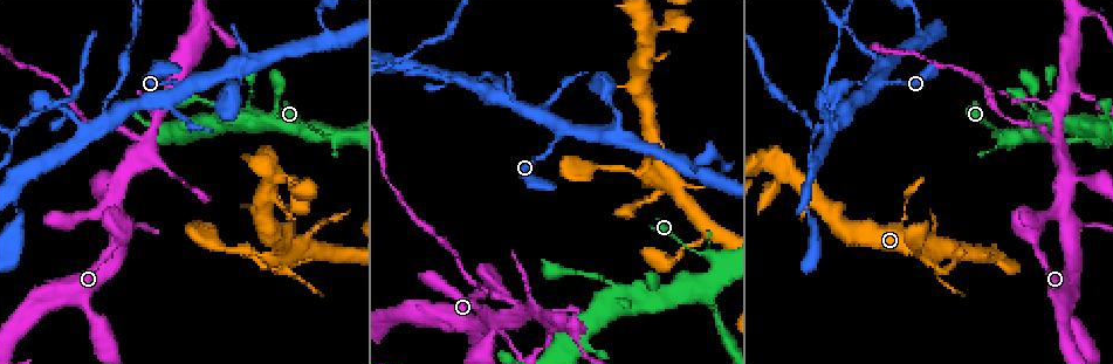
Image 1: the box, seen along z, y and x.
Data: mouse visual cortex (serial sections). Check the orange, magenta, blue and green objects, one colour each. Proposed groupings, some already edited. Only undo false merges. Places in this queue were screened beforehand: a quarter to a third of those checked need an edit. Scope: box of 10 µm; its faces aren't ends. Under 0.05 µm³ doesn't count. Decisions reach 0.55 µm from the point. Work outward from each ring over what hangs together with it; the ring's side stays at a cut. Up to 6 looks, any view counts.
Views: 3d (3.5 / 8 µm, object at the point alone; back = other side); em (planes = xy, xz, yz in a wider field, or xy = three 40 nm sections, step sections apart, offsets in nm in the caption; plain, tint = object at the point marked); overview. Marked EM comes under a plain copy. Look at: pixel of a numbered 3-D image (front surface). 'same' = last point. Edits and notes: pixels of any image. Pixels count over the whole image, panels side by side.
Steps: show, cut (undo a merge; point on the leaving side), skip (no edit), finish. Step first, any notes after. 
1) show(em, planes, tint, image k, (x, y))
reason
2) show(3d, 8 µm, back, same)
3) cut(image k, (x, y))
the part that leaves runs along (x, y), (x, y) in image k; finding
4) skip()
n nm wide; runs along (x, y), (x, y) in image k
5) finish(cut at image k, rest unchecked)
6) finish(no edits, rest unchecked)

show(3d, 3.5 µm, image 1, (483, 77))
calibre changes

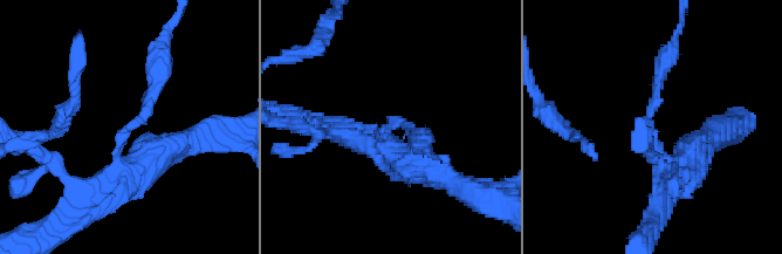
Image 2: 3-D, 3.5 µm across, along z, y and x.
show(em, xy, step 5, tint, image 2, (389, 130))

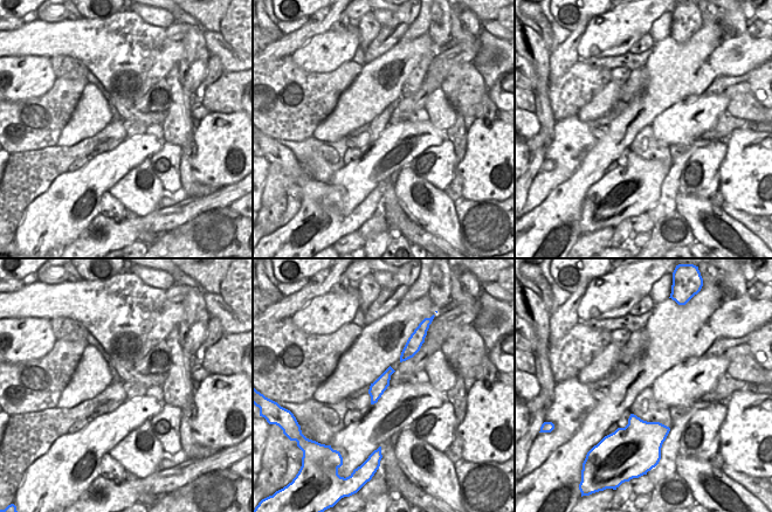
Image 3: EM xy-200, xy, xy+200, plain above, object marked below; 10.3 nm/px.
cut(image 2, (138, 119))
150 nm wide; the part that leaves runs along (117, 148), (157, 87), (160, 50) in image 2; two cells meet here

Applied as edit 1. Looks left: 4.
show(3d, 3.5 µm, image 1, (398, 66))
small branch off a trunk

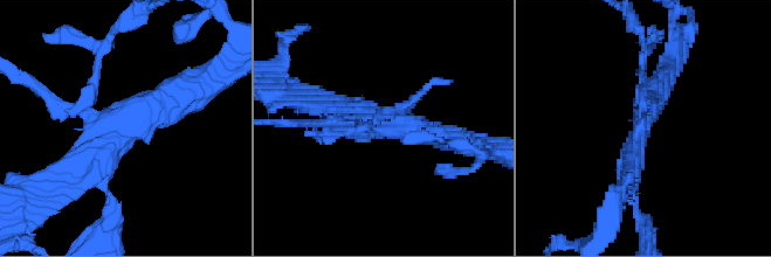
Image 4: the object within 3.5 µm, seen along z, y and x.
show(em, xy, step 5, tint, image 4, (642, 121))

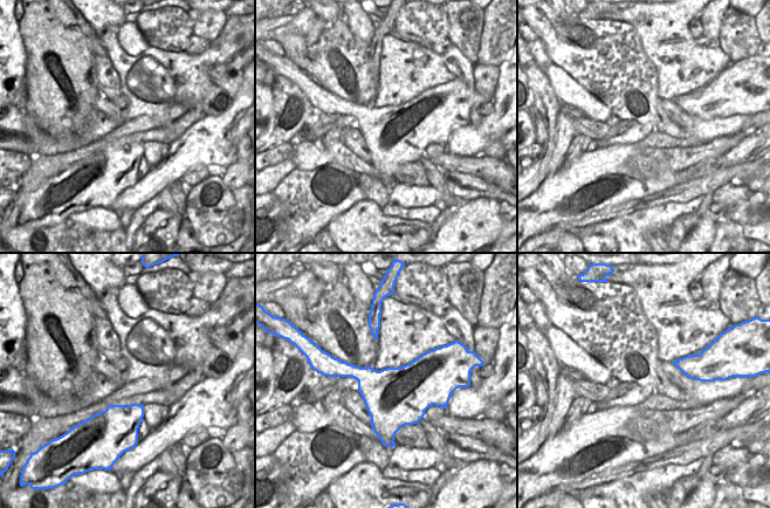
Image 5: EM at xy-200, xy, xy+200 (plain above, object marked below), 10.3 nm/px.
cut(image 4, (96, 70))
arms of 100, 300, 350 nm; the part that leaves runs along (87, 111), (98, 54), (119, 26) in image 4; a second cell is stuck on

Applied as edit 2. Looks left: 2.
finish(cut at image 2, cut at image 4, rest unchecked)

